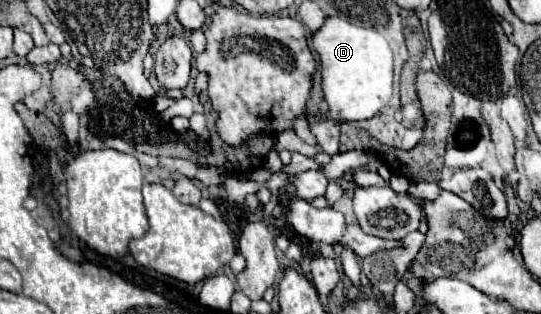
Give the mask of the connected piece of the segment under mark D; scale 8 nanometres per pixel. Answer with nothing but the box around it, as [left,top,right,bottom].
[312,17,394,123]

